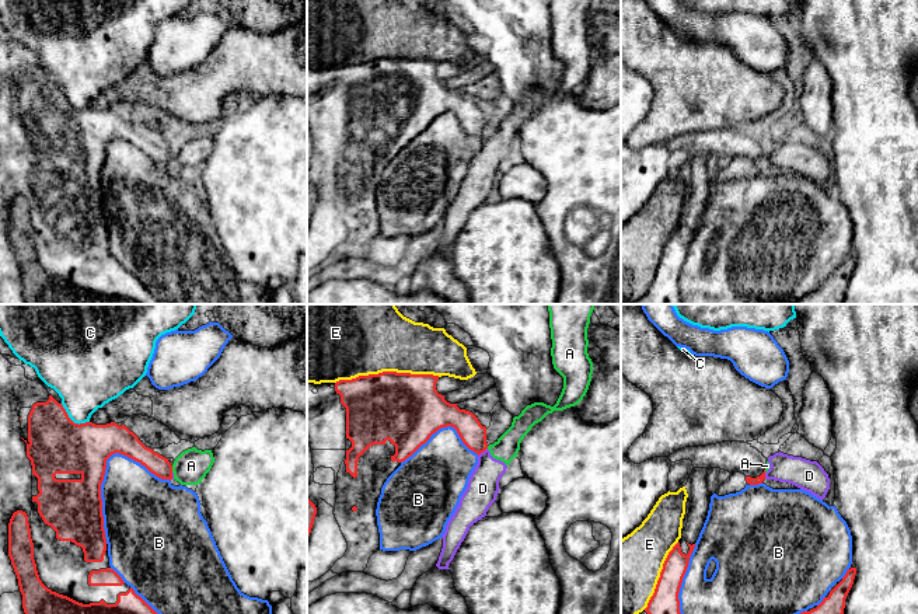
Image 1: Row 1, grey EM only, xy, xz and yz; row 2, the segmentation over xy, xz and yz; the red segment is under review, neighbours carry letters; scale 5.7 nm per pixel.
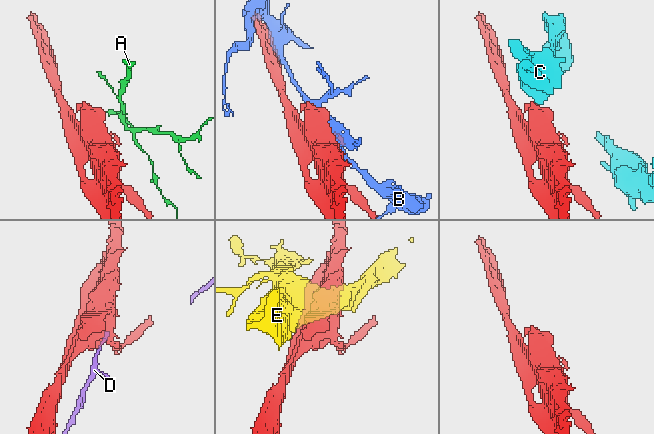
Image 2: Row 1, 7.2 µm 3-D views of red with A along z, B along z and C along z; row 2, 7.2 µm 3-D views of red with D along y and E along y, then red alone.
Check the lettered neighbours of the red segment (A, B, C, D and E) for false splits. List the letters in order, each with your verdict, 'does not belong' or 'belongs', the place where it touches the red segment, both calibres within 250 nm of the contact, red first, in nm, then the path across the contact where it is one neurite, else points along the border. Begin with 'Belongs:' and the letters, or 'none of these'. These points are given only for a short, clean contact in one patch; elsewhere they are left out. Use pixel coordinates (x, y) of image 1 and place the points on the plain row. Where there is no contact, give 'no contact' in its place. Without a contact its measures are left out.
Belongs: none of these
A: does not belong; contact xy (171, 154); calibres 120 and 190 nm; border xy (171, 152), (173, 157)
B: does not belong; contact xy (100, 182); calibres 340 and 440 nm
C: does not belong; contact xy (72, 107); calibres 320 and 360 nm; border xy (60, 90), (74, 108), (88, 108)
D: does not belong; contact xz (482, 138); calibres 150 and 180 nm; border xz (487, 133), (478, 142)
E: does not belong; contact xz (387, 58); calibres 400 and 360 nm

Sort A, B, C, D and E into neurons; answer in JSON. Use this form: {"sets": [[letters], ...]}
{"sets": [["A", "D"], ["B"], ["C"], ["E"]]}

